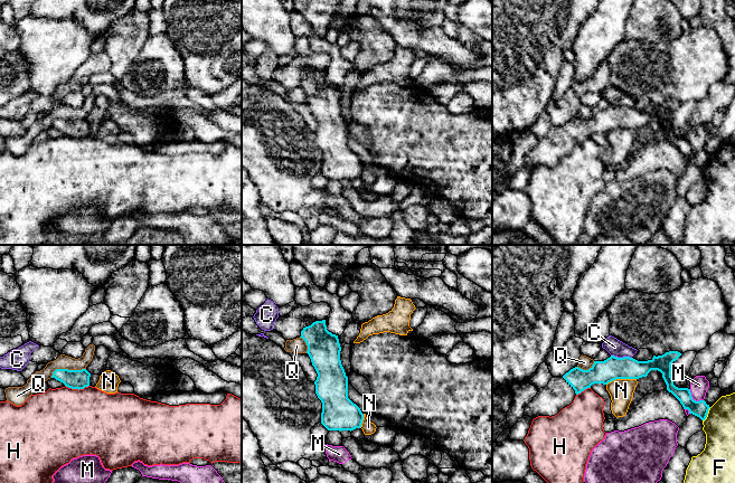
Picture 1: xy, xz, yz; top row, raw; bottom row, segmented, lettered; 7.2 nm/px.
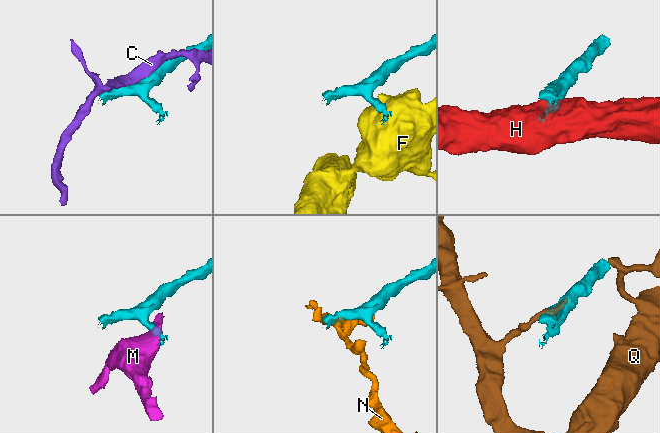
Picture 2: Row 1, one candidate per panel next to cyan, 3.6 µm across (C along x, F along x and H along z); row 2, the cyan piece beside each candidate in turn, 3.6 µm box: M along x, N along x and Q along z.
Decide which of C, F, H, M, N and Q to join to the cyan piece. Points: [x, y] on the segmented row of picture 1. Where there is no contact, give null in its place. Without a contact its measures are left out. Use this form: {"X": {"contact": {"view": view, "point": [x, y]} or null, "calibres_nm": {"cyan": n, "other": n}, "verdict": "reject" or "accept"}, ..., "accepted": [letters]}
{"C": {"contact": {"view": "yz", "point": [621, 358]}, "calibres_nm": {"cyan": 170, "other": 120}, "verdict": "reject"}, "F": {"contact": {"view": "yz", "point": [707, 413]}, "calibres_nm": {"cyan": 110, "other": 220}, "verdict": "reject"}, "H": {"contact": {"view": "xy", "point": [77, 388]}, "calibres_nm": {"cyan": 140, "other": 480}, "verdict": "reject"}, "M": {"contact": {"view": "yz", "point": [693, 399]}, "calibres_nm": {"cyan": 110, "other": 130}, "verdict": "reject"}, "N": {"contact": {"view": "yz", "point": [621, 378]}, "calibres_nm": {"cyan": 170, "other": 180}, "verdict": "reject"}, "Q": {"contact": {"view": "xy", "point": [66, 369]}, "calibres_nm": {"cyan": 140, "other": 100}, "verdict": "reject"}, "accepted": []}

